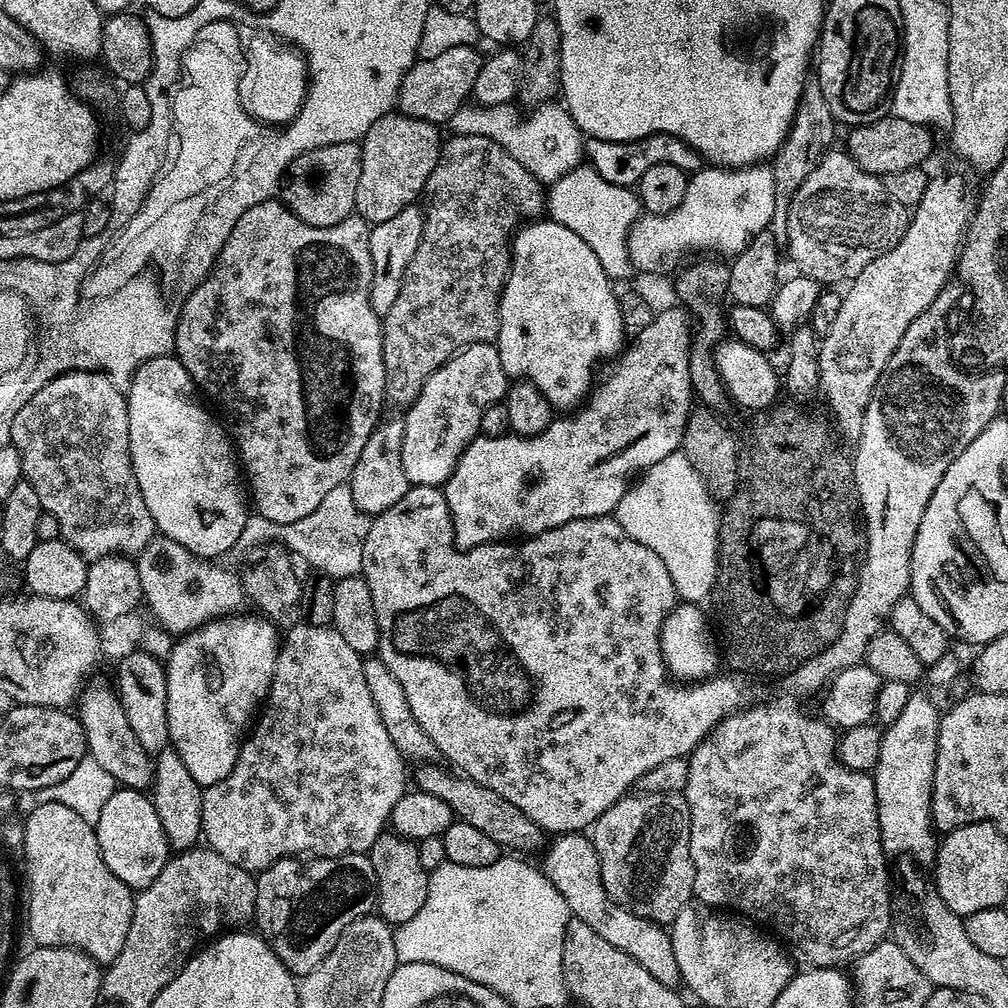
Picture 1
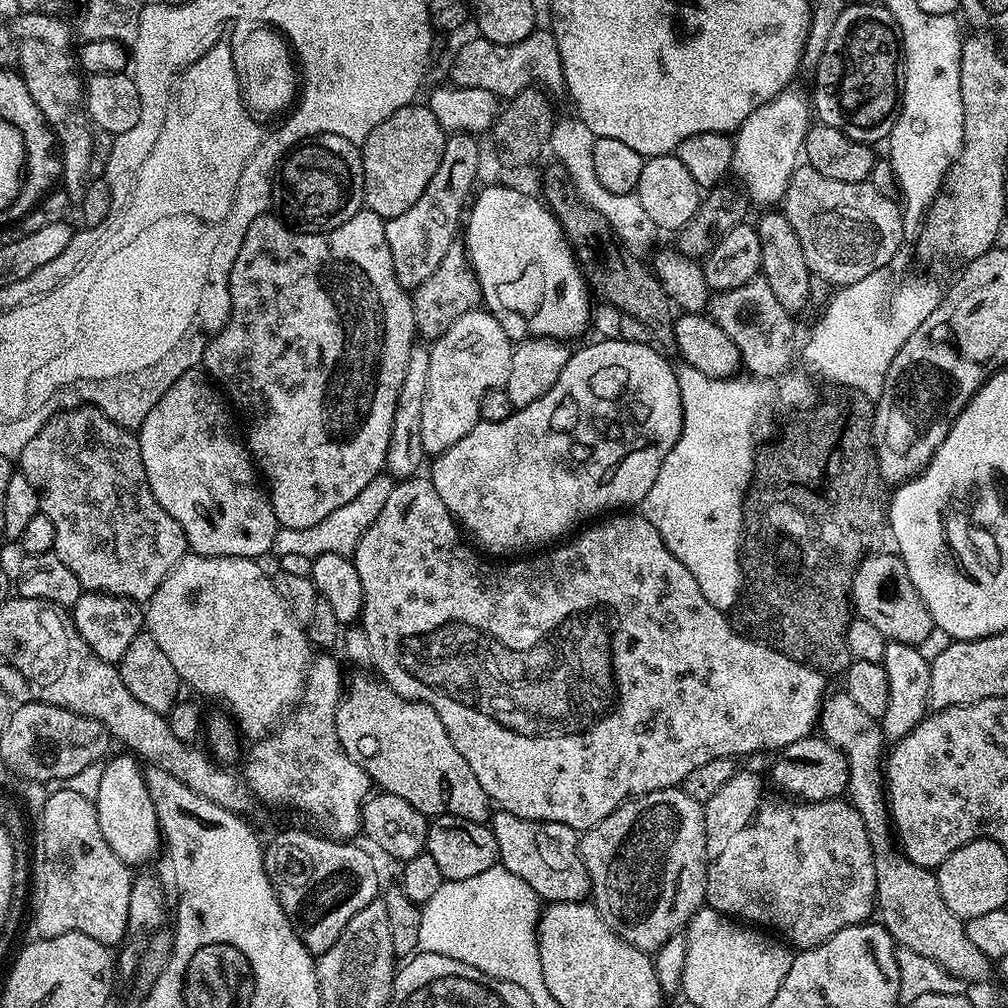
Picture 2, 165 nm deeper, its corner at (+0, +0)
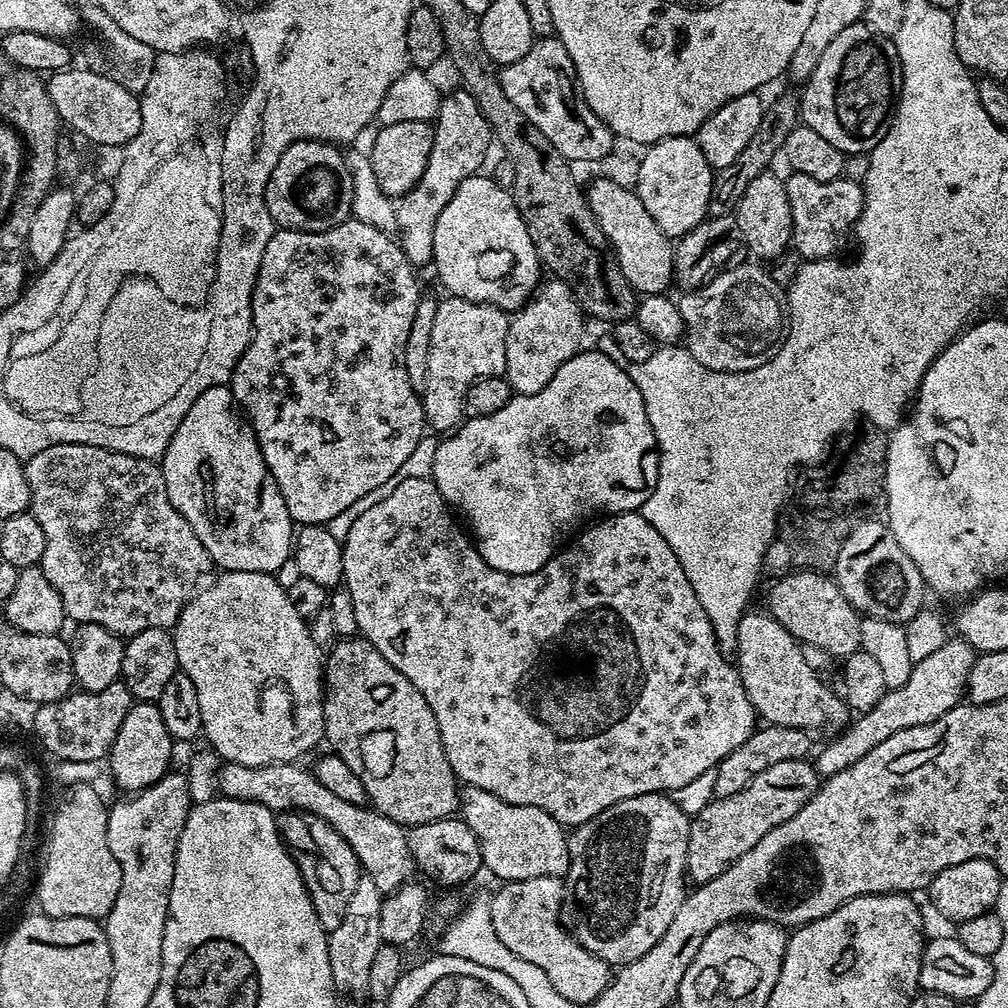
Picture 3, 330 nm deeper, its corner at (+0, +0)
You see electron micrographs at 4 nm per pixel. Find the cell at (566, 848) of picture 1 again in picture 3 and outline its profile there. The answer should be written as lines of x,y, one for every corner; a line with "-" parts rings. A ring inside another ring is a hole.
465,787
460,794
459,815
462,817
466,826
470,826
470,830
474,830
474,838
478,838
478,846
482,854
482,865
485,869
489,868
494,875
497,876
497,881
507,882
509,880
525,880
526,878
546,878
547,876
558,876
561,878
567,877
568,874
568,836
566,835
565,825
558,823
554,818
550,818
550,814
546,814
546,810
538,810
534,806
518,806
506,802
502,798
498,798
494,794
490,794
481,788

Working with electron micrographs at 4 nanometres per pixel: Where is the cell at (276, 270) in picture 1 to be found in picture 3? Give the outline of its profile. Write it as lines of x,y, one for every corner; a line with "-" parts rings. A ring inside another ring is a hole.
355,218
325,232
280,228
266,244
252,295
252,341
236,363
230,387
256,432
293,525
326,526
370,490
395,481
426,433
424,401
406,374
406,338
422,295
416,272
389,233

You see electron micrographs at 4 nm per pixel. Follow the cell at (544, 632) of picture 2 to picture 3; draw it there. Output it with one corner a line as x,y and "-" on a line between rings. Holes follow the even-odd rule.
427,475
407,476
397,479
388,488
386,498
382,498
382,502
378,502
378,506
366,510
366,514
360,515
358,522
354,522
354,526
350,526
350,534
342,541
344,546
342,586
350,594
350,602
354,602
354,618
358,618
359,635
363,639
369,640
382,654
382,658
386,658
386,662
390,662
390,666
394,666
394,670
406,674
406,678
410,678
410,682
414,682
418,694
422,694
422,698
426,698
426,706
430,706
430,710
434,710
434,722
438,722
438,734
442,738
446,758
461,785
469,788
481,788
511,804
534,806
538,810
546,810
546,814
550,814
550,818
554,818
558,823
565,826
579,826
590,822
598,814
602,814
602,810
606,810
626,798
634,798
638,794
650,794
651,792
673,794
680,787
684,787
687,783
698,778
699,775
713,771
716,765
722,762
722,758
726,758
726,754
738,750
738,746
742,746
742,742
746,742
746,738
750,738
752,733
756,731
758,717
746,690
742,686
739,671
735,663
721,652
710,618
706,614
702,602
698,602
698,594
694,594
694,586
690,586
690,578
686,578
686,570
682,570
682,562
678,562
674,550
670,550
670,545
666,543
666,538
662,538
662,534
658,534
658,530
654,530
654,526
650,526
650,522
646,522
646,518
639,511
605,515
588,526
593,526
593,528
585,527
571,543
561,547
560,551
550,558
550,562
546,562
546,566
542,566
530,574
506,574
502,570
494,570
494,566
486,563
481,558
480,551
476,548
475,543
470,539
469,533
463,527
460,529
452,521
452,516
454,517
453,509
444,501
433,480

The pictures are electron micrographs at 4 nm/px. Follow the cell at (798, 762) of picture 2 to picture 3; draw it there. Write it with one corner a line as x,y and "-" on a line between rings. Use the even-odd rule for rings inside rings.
811,759
787,760
774,762
774,766
766,766
762,774
754,774
754,778
750,778
750,782
742,786
738,794
711,799
706,807
700,813
693,815
690,820
687,879
693,885
699,886
718,878
718,874
722,874
730,865
738,862
738,858
742,858
746,850
758,846
758,842
766,838
766,834
770,834
774,826
782,826
786,818
794,818
794,814
798,814
798,810
802,810
802,806
810,802
810,798
816,793
821,783
822,777
816,771
816,765

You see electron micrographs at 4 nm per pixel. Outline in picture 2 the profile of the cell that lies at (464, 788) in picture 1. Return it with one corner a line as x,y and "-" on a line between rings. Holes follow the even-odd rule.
364,670
357,672
357,676
347,677
334,718
342,750
366,770
369,781
379,791
406,798
423,816
450,815
485,823
494,805
486,790
478,786
478,778
474,778
466,758
458,754
458,746
450,742
442,718
430,706
402,698
375,675
367,676

